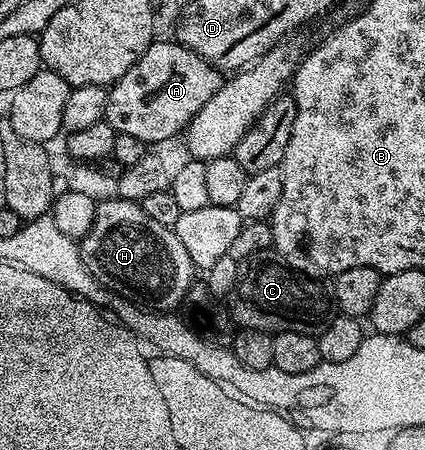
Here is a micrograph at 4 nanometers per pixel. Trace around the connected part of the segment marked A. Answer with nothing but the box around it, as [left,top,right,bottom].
[104,40,222,144]

